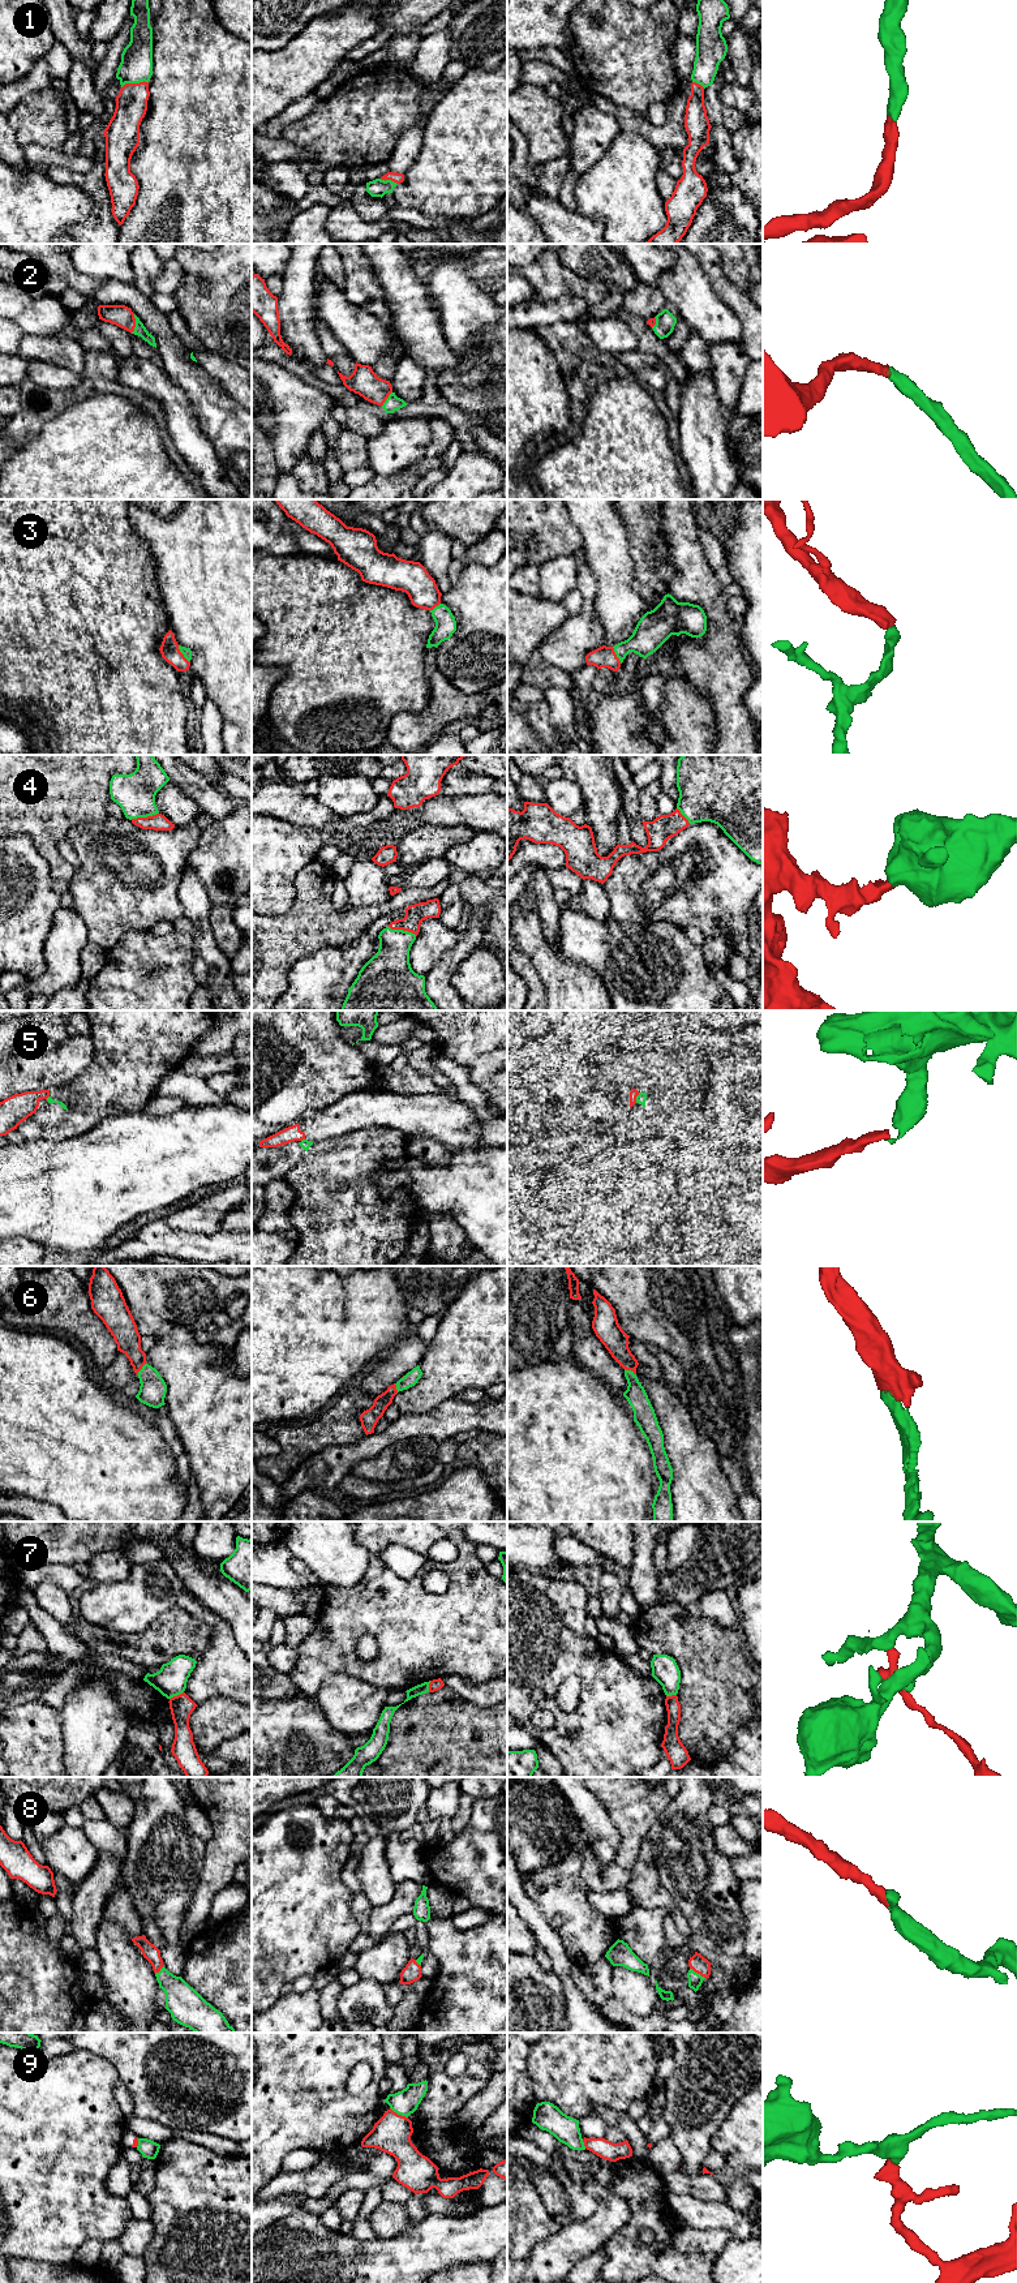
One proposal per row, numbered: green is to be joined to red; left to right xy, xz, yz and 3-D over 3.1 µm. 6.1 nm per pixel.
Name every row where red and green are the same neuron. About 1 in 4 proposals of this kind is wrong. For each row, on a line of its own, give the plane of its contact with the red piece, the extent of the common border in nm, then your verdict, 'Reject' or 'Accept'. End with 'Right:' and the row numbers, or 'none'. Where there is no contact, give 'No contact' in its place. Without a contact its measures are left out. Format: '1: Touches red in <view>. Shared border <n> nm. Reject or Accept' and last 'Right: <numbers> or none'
1: Touches red in xy. Shared border 170 nm. Accept
2: Touches red in xy. Shared border 120 nm. Accept
3: Touches red in xy. Shared border 130 nm. Accept
4: Touches red in xy. Shared border 180 nm. Accept
5: Touches red in yz. Shared border 70 nm. Reject
6: Touches red in yz. Shared border 80 nm. Accept
7: Touches red in xy. Shared border 100 nm. Reject
8: Touches red in yz. Shared border 120 nm. Accept
9: Touches red in xz. Shared border 130 nm. Reject
Right: 1, 2, 3, 4, 6, 8

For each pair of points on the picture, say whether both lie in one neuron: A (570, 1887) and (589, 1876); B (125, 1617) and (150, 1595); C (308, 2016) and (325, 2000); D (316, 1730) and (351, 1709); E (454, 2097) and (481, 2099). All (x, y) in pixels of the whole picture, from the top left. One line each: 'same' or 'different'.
A: different
B: same
C: different
D: different
E: different

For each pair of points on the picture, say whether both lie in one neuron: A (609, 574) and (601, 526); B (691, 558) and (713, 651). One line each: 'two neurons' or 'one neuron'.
A: one neuron
B: one neuron

